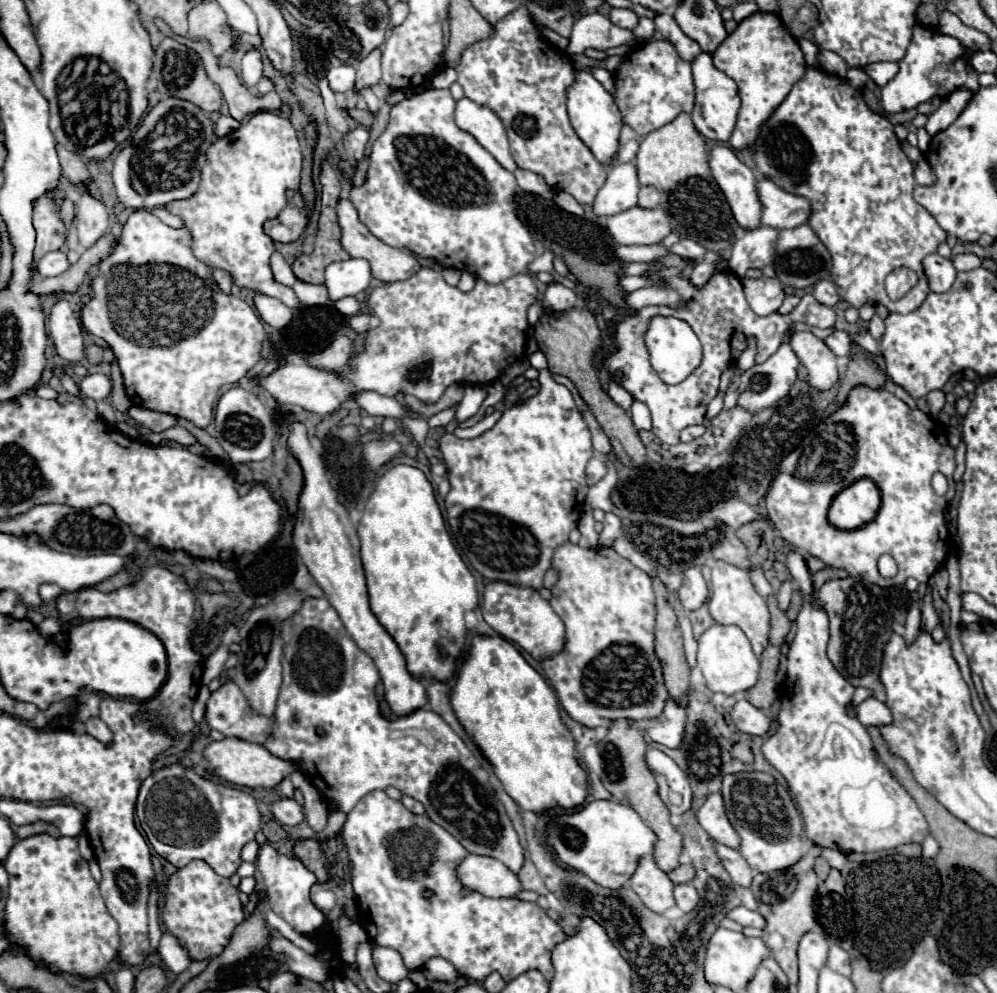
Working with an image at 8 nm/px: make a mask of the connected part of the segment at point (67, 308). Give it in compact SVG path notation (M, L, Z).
M63 298L59 300L49 314L49 334L55 344L55 350L61 358L69 362L81 362L85 356L85 346L83 346L83 332L81 332L81 322L73 314L71 304Z

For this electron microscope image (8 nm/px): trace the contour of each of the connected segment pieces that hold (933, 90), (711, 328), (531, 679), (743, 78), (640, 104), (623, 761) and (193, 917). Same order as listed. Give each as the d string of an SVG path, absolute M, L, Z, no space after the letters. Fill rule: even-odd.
M913 28L913 40L907 48L905 58L899 62L897 76L881 88L881 106L887 114L903 112L915 108L921 102L931 100L933 96L947 96L955 88L971 88L977 92L981 86L977 82L977 72L969 66L969 52L961 48L961 44L951 38L939 34L935 28Z
M667 254L657 262L661 264L661 270L645 272L643 276L653 280L657 286L675 290L681 296L681 304L677 308L645 306L643 310L639 310L635 314L629 314L623 320L619 320L613 326L615 346L613 346L613 352L609 356L605 356L603 368L609 374L609 380L615 380L617 384L621 384L635 400L643 402L651 410L653 434L665 444L679 444L679 432L683 428L693 426L693 424L703 424L707 408L701 408L701 406L707 406L717 396L723 370L733 366L735 360L747 350L749 338L755 338L755 346L757 346L755 362L763 364L769 356L773 356L777 352L777 348L781 344L789 342L789 338L793 336L791 324L801 322L801 324L819 326L819 328L831 328L835 324L833 308L827 308L827 306L819 304L811 294L805 294L801 298L801 302L789 314L773 312L773 314L761 318L761 316L751 312L751 308L745 300L745 294L743 294L741 280L733 272L729 272L729 270L715 272L703 286L693 286L689 278L681 278L681 272L685 270L685 260L681 256ZM655 314L675 316L675 318L681 318L681 320L689 322L689 326L695 330L697 338L703 344L701 366L687 380L683 380L677 386L669 386L669 384L659 380L659 376L655 374L655 370L649 364L647 350L643 348L645 324Z
M477 634L459 666L449 700L465 732L491 762L505 792L523 810L543 812L553 802L573 808L585 800L587 774L575 758L575 740L561 720L557 696L509 640Z
M759 12L759 16L749 16L747 20L743 20L743 24L739 24L727 36L727 40L723 40L723 44L713 54L713 60L715 68L731 76L739 86L741 110L729 144L735 150L745 150L755 142L755 136L759 134L759 124L763 124L763 120L771 116L771 112L785 100L795 80L803 76L803 52L777 14Z
M649 40L637 50L629 52L613 74L615 80L615 102L621 106L623 122L633 126L639 136L645 136L669 122L673 122L681 112L693 110L693 76L691 64L681 60L675 46L667 40Z
M615 720L613 726L609 728L607 736L599 742L599 752L605 760L601 782L613 794L615 802L631 806L641 816L641 820L655 832L655 836L657 836L657 844L655 844L655 850L653 850L655 864L663 872L671 872L679 866L681 834L671 826L669 810L661 802L659 794L655 792L657 784L655 784L655 778L651 776L647 764L645 764L645 750L647 750L647 740L645 740L645 734L639 730L637 722L633 722L633 720Z
M191 860L185 868L179 868L175 874L171 874L163 896L165 906L161 918L165 932L179 940L191 960L209 960L219 956L227 946L235 926L245 920L237 888L233 888L227 878L219 876L203 860Z

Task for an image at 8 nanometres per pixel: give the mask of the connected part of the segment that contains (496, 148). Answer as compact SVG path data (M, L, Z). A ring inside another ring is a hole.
M461 98L455 108L455 122L463 132L469 132L505 170L517 170L517 164L509 154L505 128L495 112L471 102L469 98Z

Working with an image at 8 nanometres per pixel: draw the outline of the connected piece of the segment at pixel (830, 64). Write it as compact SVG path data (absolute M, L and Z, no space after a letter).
M819 50L817 62L819 62L819 66L821 66L825 72L829 72L829 74L835 74L835 76L839 76L839 78L845 78L845 74L847 74L847 64L845 64L845 60L843 60L841 56L837 56L835 52Z

